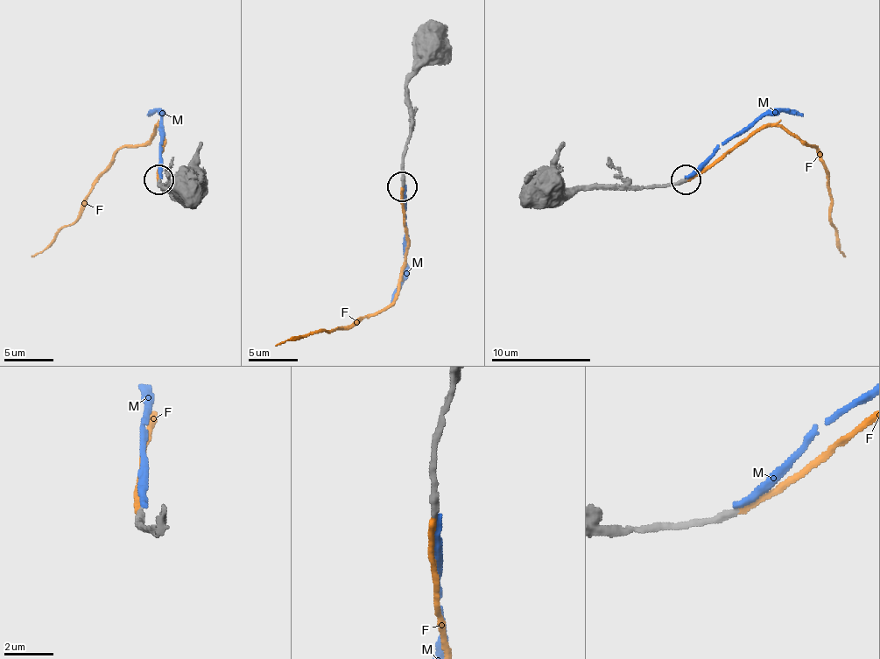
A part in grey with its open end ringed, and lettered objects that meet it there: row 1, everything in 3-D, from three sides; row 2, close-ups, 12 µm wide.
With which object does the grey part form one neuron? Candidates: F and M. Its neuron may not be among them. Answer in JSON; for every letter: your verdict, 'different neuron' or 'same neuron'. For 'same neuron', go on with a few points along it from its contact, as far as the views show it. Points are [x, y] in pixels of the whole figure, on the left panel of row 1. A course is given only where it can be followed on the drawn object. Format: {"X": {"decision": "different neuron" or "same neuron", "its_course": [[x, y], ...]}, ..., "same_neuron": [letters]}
{"F": {"decision": "same neuron", "its_course": [[158, 181], [164, 143], [158, 127], [144, 143], [116, 151], [111, 166], [95, 184], [81, 213], [32, 255]]}, "M": {"decision": "different neuron"}, "same_neuron": ["F"]}

